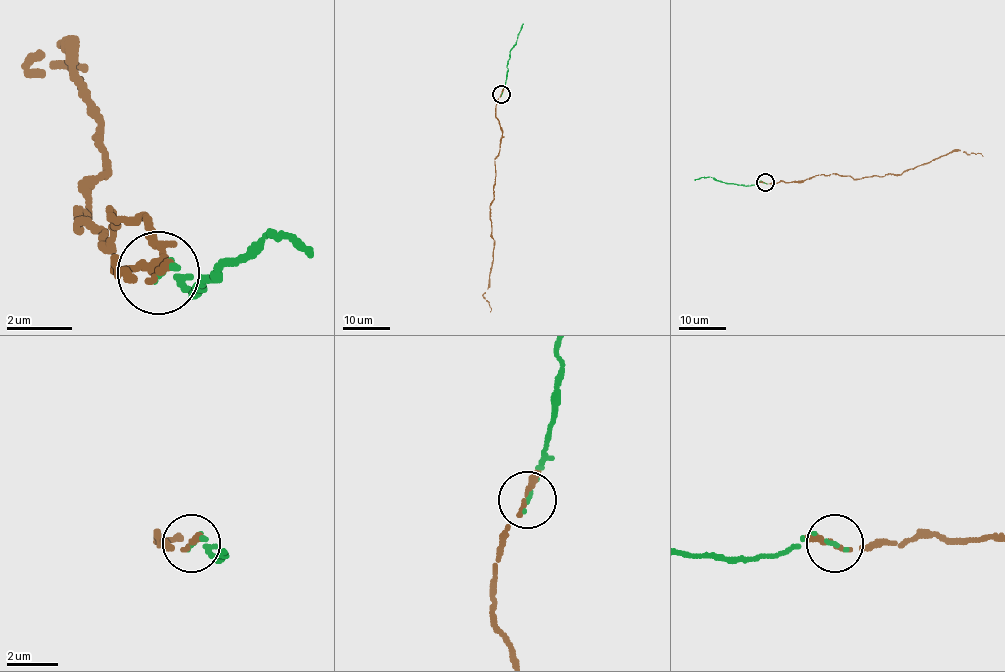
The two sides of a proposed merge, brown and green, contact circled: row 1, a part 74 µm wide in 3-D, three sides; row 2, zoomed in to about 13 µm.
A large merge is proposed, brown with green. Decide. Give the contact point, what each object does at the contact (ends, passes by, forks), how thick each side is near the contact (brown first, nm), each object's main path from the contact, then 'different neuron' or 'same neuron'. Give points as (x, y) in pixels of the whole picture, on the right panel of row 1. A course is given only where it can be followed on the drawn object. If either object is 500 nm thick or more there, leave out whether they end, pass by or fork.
place (765, 182); brown ends; green ends; calibres 300 and 140 nm; course brown (764, 182), (789, 182), (824, 174), (857, 179), (901, 174), (954, 151), (979, 153), (983, 156); course green (764, 182), (736, 184), (709, 176), (694, 180); same neuron

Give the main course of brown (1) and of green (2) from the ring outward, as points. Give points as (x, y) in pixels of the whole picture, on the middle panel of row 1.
1: (502, 93), (496, 105), (502, 131), (490, 205), (495, 243), (489, 287), (483, 295), (490, 312)
2: (502, 93), (510, 50), (523, 23)

